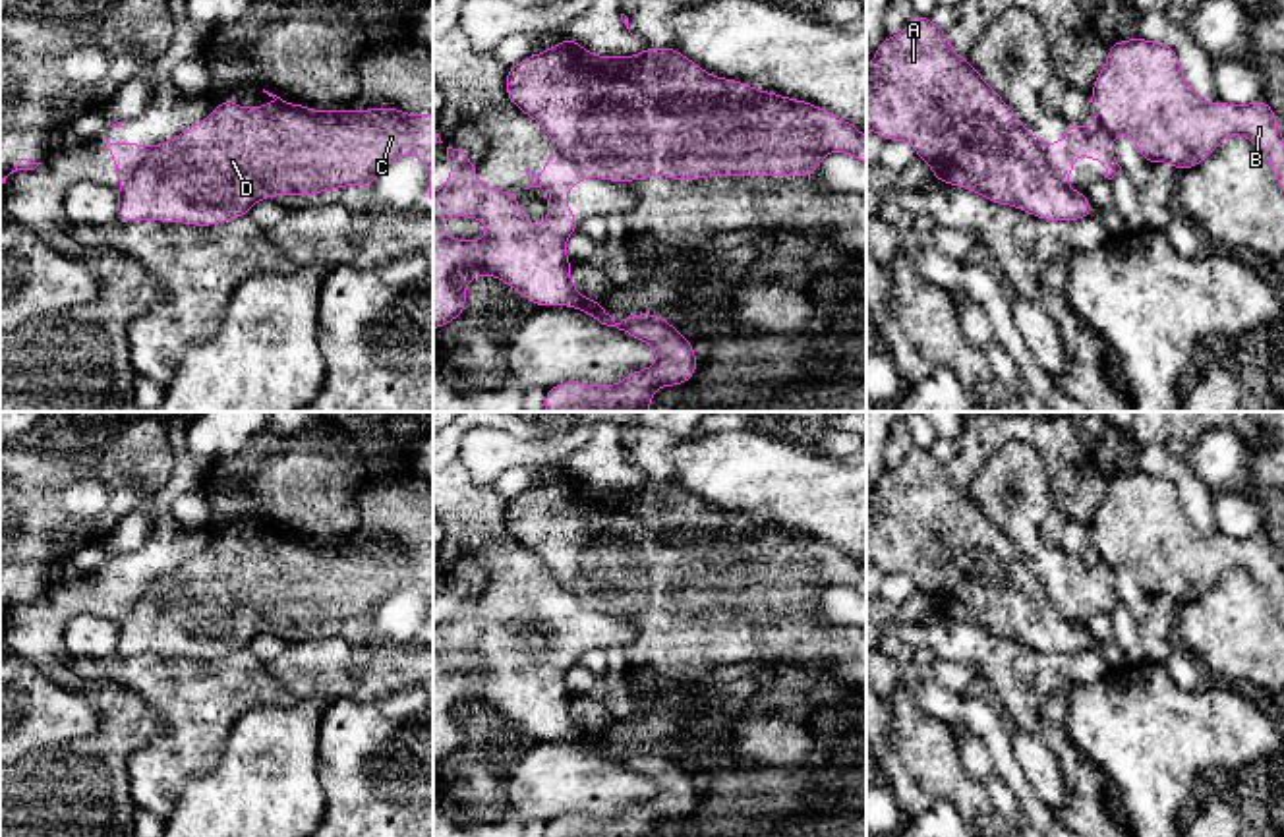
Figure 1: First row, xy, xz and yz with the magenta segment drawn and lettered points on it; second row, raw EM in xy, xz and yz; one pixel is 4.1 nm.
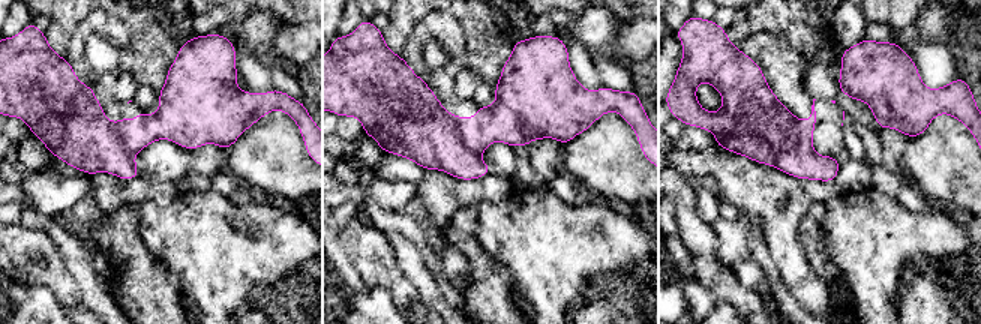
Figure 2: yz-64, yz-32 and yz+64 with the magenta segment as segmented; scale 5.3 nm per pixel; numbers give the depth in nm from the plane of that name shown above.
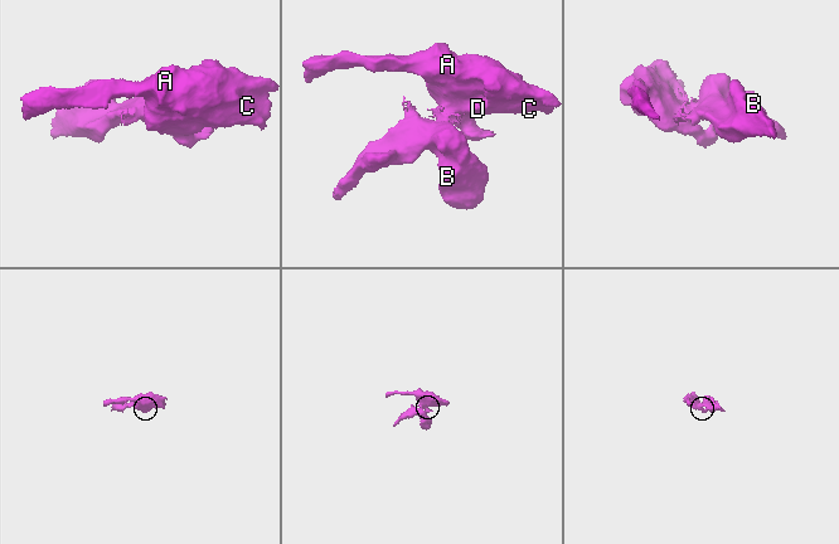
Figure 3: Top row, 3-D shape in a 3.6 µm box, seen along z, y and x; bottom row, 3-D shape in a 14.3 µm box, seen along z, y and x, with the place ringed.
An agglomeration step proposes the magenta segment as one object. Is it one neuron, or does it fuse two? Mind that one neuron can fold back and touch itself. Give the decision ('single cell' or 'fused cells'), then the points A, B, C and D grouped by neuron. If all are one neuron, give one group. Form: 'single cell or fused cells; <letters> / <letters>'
fused cells; A C D / B

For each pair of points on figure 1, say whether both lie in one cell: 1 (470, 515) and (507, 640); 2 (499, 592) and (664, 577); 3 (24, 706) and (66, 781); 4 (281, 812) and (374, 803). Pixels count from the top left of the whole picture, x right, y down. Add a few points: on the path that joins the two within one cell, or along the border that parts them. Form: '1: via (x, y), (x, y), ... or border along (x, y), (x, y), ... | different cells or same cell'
1: via (488, 548), (497, 584), (476, 617) | same cell
2: border along (523, 546), (555, 578) | different cells
3: border along (93, 733), (51, 749) | different cells
4: border along (318, 764), (325, 799), (323, 816) | different cells

